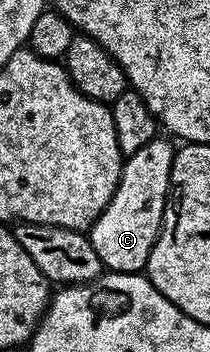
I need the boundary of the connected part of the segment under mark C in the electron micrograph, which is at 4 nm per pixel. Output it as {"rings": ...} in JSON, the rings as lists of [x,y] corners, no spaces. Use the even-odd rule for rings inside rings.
{"rings":[[[158,135],[151,143],[139,147],[139,151],[128,154],[121,167],[121,178],[115,187],[115,195],[111,195],[111,203],[99,215],[99,219],[87,231],[91,247],[95,247],[95,255],[99,255],[102,266],[115,273],[141,273],[149,264],[149,256],[157,236],[161,233],[161,220],[165,214],[165,202],[169,195],[169,180],[173,170],[173,154],[175,145],[172,140]]]}

